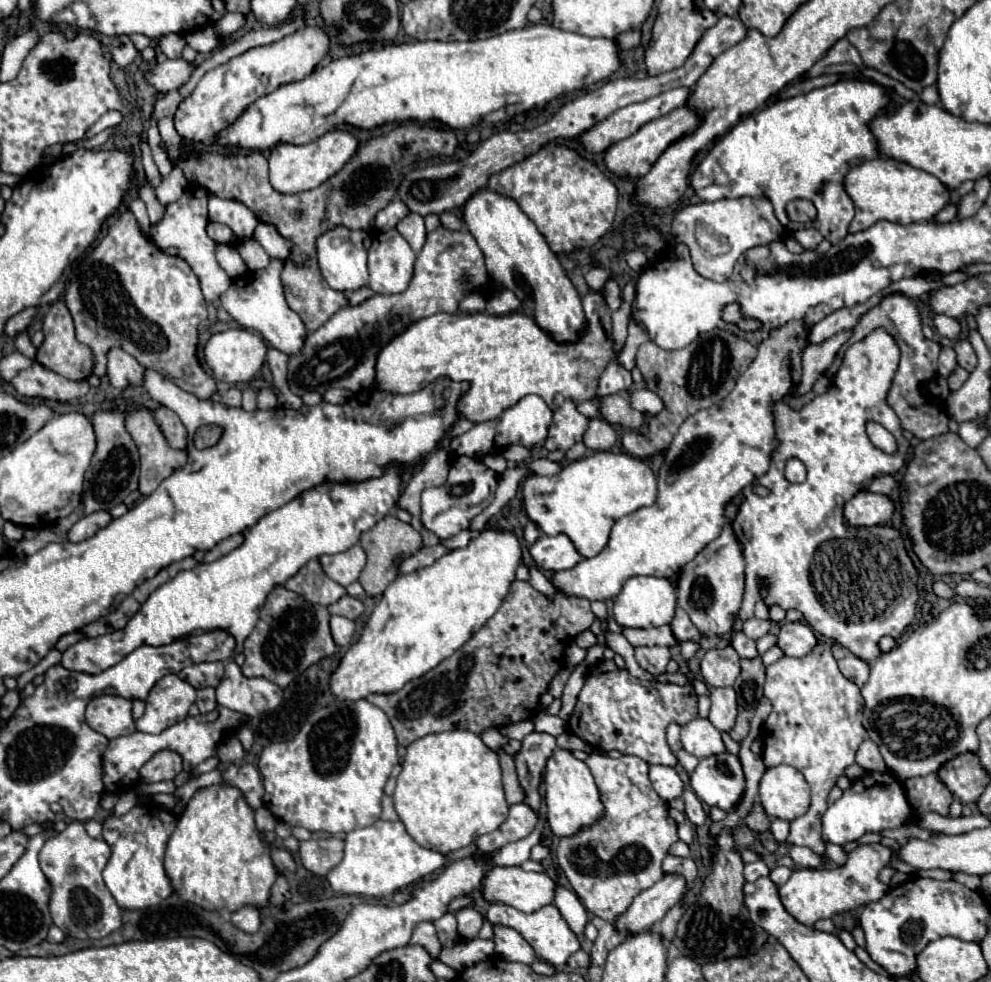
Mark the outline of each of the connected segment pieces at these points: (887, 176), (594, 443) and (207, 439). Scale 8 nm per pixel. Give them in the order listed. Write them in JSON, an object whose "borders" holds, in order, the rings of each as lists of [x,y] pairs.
{"borders":[[[[877,157],[853,167],[845,175],[843,187],[855,205],[849,233],[859,233],[881,219],[901,225],[929,221],[949,203],[949,189],[937,177],[889,157]]],[[[593,417],[589,419],[587,431],[583,435],[583,443],[593,449],[593,451],[609,451],[617,441],[617,435],[613,431],[613,427],[601,419],[601,417]]],[[[203,425],[203,427],[199,427],[195,431],[195,437],[193,437],[195,439],[195,447],[197,449],[213,447],[213,445],[219,443],[221,435],[223,435],[223,427],[219,427],[219,425]]]]}

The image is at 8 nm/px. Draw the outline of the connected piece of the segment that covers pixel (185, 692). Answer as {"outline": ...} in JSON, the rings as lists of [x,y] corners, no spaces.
{"outline":[[[167,675],[167,677],[159,679],[155,683],[155,687],[151,689],[145,703],[147,703],[147,707],[145,707],[143,717],[139,717],[135,721],[137,731],[161,733],[163,729],[167,729],[167,727],[171,727],[171,725],[175,725],[175,723],[179,723],[179,721],[183,721],[187,717],[189,707],[195,703],[195,689],[189,683],[185,683],[183,679],[179,679],[177,675]]]}

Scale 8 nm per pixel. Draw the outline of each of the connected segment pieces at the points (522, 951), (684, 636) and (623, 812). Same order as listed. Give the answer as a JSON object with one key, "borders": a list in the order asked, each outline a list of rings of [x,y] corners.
{"borders":[[[[493,925],[493,941],[495,941],[495,953],[499,953],[505,961],[531,965],[535,959],[535,951],[531,949],[531,945],[511,927]]],[[[677,607],[677,611],[675,611],[675,619],[673,619],[673,623],[671,623],[671,631],[673,631],[677,643],[683,643],[683,641],[695,641],[695,643],[697,643],[697,641],[701,639],[701,633],[699,633],[697,627],[691,623],[689,615],[687,615],[683,609],[679,609],[679,607]]],[[[591,753],[585,761],[595,777],[601,803],[605,807],[603,817],[593,823],[591,827],[579,829],[579,833],[571,837],[561,837],[557,845],[557,863],[563,869],[565,877],[569,879],[573,891],[585,905],[585,909],[609,923],[613,923],[621,913],[627,911],[631,901],[643,891],[653,887],[661,877],[661,861],[665,859],[669,847],[679,839],[677,837],[677,823],[667,813],[667,803],[651,789],[649,781],[649,765],[633,755],[621,755],[623,759],[601,759],[599,753]]]]}

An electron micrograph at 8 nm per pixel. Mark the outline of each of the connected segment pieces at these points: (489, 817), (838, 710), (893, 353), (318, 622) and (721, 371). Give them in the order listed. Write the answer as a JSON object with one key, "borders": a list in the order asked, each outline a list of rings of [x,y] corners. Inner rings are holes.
{"borders":[[[[459,729],[431,733],[427,737],[413,741],[407,747],[403,771],[397,777],[393,801],[395,801],[395,811],[397,811],[399,819],[403,819],[407,833],[421,847],[439,851],[443,855],[463,849],[463,847],[471,845],[477,837],[495,831],[507,819],[507,811],[509,811],[509,805],[507,805],[505,793],[503,793],[499,755],[495,751],[491,751],[479,739],[479,735],[475,735],[471,731],[459,731]]],[[[827,643],[815,645],[815,649],[811,649],[805,657],[781,657],[777,663],[769,665],[765,697],[773,705],[763,731],[765,767],[775,767],[781,763],[791,765],[803,773],[811,787],[811,805],[805,815],[790,822],[785,845],[809,847],[815,855],[825,855],[821,817],[827,809],[827,795],[831,787],[835,787],[837,777],[843,775],[843,769],[855,763],[857,747],[867,737],[867,731],[861,725],[863,697],[859,687],[841,675]]],[[[885,329],[871,331],[863,341],[853,343],[847,347],[843,355],[843,363],[839,371],[835,373],[829,389],[823,395],[817,395],[813,401],[803,405],[799,411],[793,411],[783,401],[773,403],[773,417],[775,417],[775,437],[779,441],[777,449],[771,453],[771,465],[769,471],[757,479],[757,485],[763,485],[769,489],[765,497],[759,497],[753,487],[745,487],[741,491],[743,501],[739,505],[739,513],[735,517],[733,531],[737,539],[743,543],[745,551],[745,595],[743,605],[739,611],[739,617],[743,621],[753,617],[753,607],[761,599],[757,581],[761,577],[769,583],[769,593],[763,599],[767,607],[779,605],[785,611],[797,609],[805,615],[805,621],[823,637],[829,637],[837,641],[841,647],[849,649],[855,657],[873,663],[881,651],[879,651],[879,639],[883,635],[891,635],[893,639],[899,639],[903,629],[913,621],[917,608],[919,594],[917,590],[918,573],[909,561],[909,569],[901,565],[901,561],[893,553],[901,553],[899,545],[895,541],[887,541],[873,533],[867,527],[847,527],[843,523],[843,505],[847,499],[851,499],[857,491],[861,491],[871,479],[879,475],[893,475],[897,473],[907,459],[909,441],[901,435],[901,425],[893,409],[887,405],[885,397],[891,387],[893,375],[899,365],[899,347],[895,345],[895,339]],[[877,421],[881,425],[889,425],[891,435],[897,439],[897,451],[895,453],[883,453],[877,449],[867,433],[865,423]],[[789,457],[797,457],[807,467],[807,479],[803,483],[789,483],[783,477],[783,467]]],[[[275,587],[267,595],[267,601],[259,615],[259,623],[245,639],[243,653],[245,663],[241,669],[245,677],[265,677],[285,689],[307,667],[335,653],[335,643],[329,631],[327,607],[313,605],[285,587]]],[[[713,329],[709,333],[703,333],[691,345],[677,351],[665,351],[657,347],[653,341],[643,343],[637,351],[637,367],[643,373],[647,389],[651,389],[663,399],[665,409],[659,415],[651,417],[647,435],[637,435],[637,433],[623,435],[621,443],[625,451],[641,459],[657,451],[665,451],[669,443],[673,441],[679,425],[687,417],[691,417],[699,409],[717,405],[719,401],[723,401],[723,397],[727,397],[727,393],[735,387],[735,381],[739,379],[739,375],[747,371],[755,355],[757,355],[757,349],[751,343],[723,329]],[[717,383],[719,383],[719,395],[717,395]]]]}

